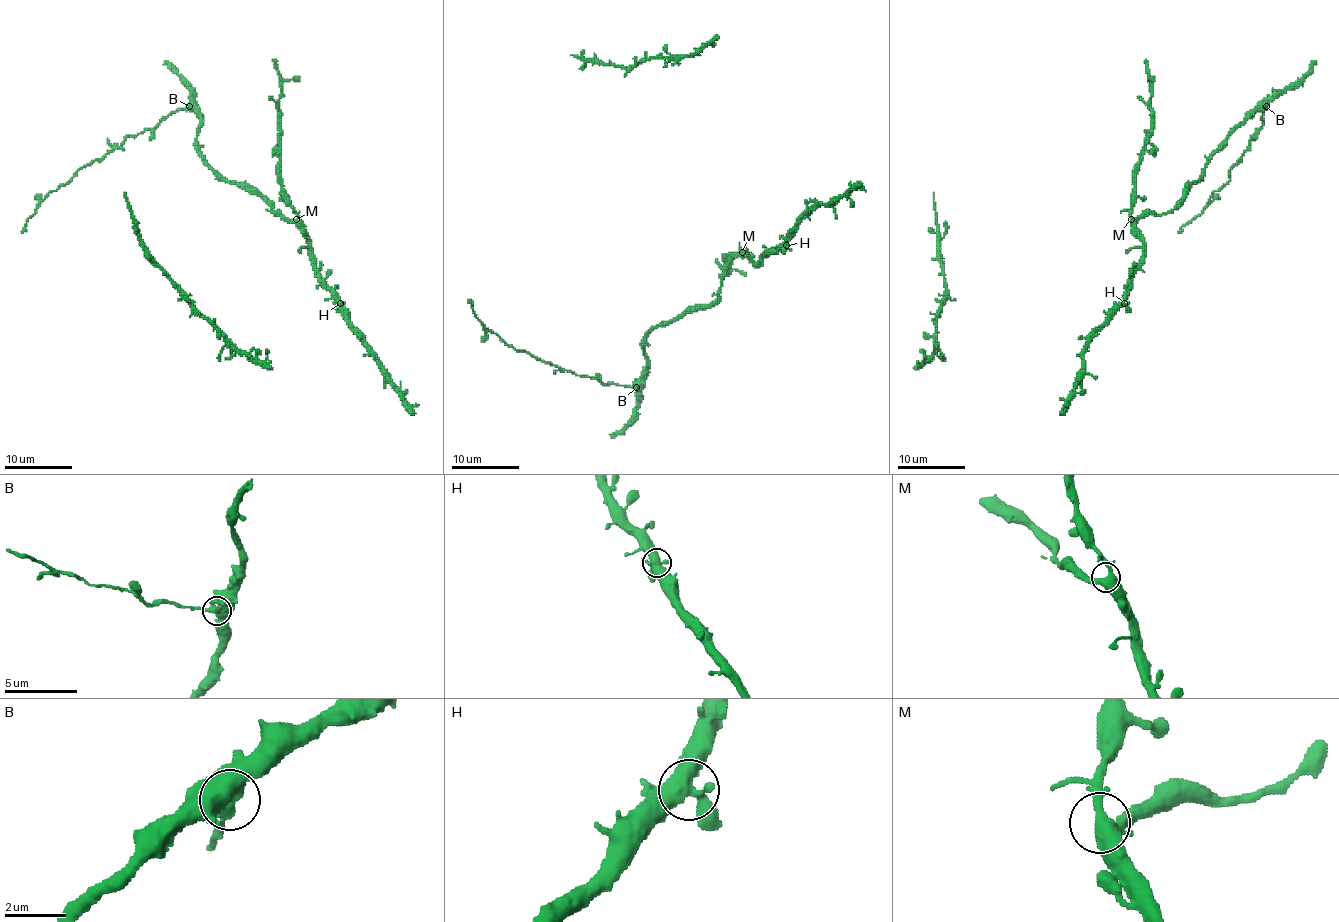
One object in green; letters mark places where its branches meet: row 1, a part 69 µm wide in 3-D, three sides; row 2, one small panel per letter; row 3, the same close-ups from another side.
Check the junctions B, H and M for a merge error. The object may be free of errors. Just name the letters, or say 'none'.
B

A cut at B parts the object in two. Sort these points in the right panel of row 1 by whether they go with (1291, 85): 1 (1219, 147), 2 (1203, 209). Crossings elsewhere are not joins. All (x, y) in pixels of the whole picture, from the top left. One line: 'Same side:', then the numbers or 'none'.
Same side: 1

